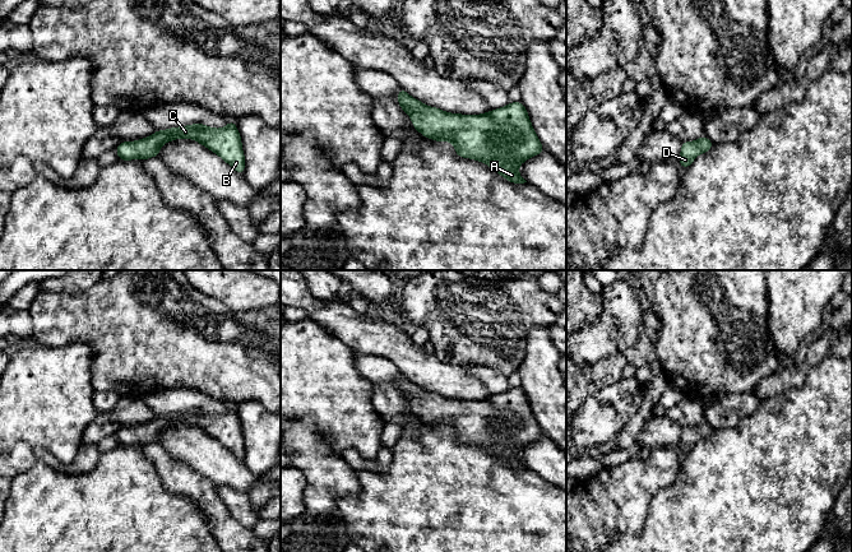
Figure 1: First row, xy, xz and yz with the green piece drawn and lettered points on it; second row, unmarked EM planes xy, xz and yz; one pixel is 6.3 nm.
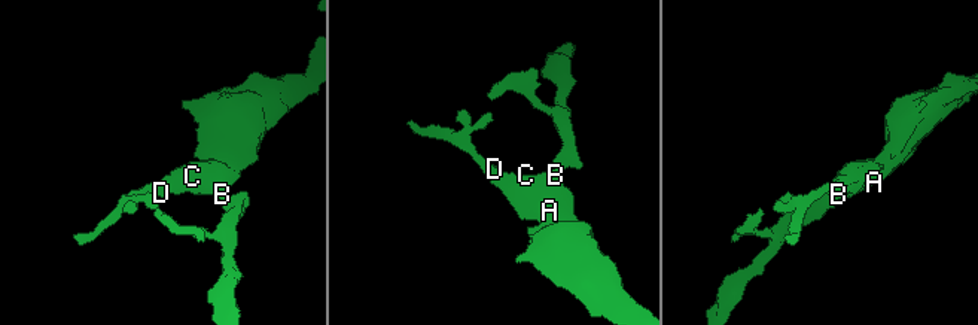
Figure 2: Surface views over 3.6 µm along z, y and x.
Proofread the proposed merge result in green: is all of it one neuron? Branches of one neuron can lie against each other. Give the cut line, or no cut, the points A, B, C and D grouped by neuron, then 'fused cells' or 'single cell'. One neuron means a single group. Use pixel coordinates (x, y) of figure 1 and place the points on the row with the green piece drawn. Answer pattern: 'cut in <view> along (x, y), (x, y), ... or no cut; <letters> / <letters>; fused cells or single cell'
no cut; A B C D; single cell

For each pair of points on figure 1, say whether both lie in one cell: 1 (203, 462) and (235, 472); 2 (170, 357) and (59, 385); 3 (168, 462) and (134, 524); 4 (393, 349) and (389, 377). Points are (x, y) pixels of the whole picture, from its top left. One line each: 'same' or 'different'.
1: same
2: different
3: different
4: different

